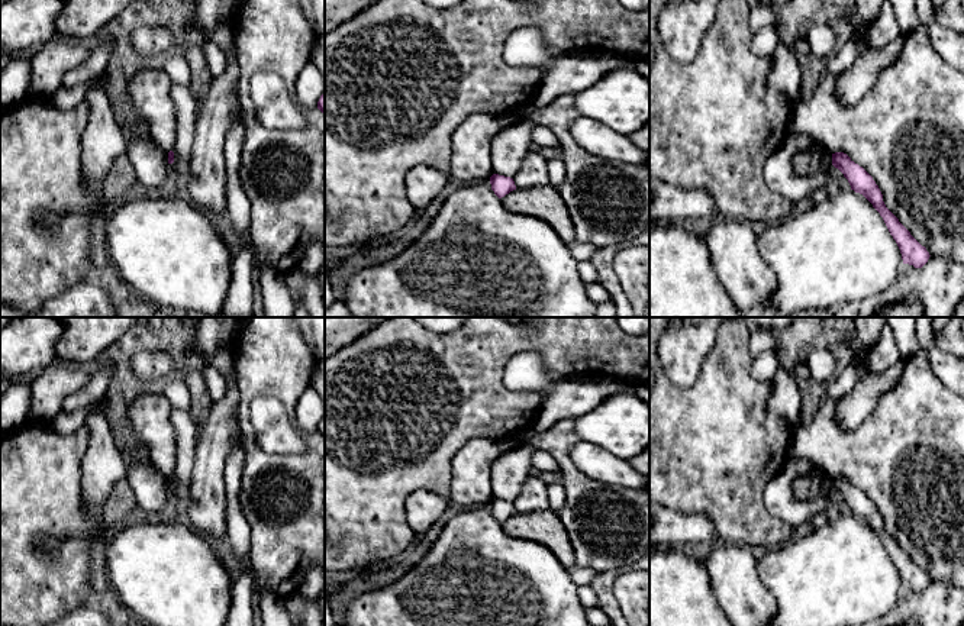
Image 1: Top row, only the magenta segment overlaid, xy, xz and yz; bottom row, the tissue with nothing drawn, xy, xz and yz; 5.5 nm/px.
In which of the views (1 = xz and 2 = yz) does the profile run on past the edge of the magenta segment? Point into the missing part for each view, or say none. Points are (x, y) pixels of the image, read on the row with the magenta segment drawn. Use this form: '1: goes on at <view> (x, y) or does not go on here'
1: does not go on here
2: does not go on here

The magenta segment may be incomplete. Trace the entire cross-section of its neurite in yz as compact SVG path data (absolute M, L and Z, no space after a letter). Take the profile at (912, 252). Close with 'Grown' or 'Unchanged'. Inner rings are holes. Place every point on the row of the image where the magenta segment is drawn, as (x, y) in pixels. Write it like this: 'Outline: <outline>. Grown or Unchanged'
Outline: M844 152L832 154L832 165L844 174L851 185L851 190L863 194L880 213L890 235L900 249L903 264L913 265L915 268L922 268L931 256L929 252L886 207L883 194L873 177Z. Unchanged

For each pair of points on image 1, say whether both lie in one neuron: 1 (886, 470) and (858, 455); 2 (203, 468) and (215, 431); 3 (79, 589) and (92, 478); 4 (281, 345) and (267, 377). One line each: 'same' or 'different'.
1: same
2: same
3: different
4: same

